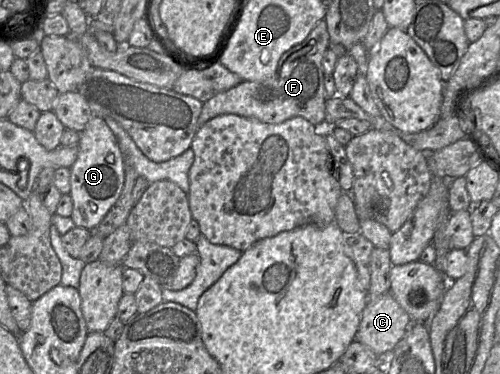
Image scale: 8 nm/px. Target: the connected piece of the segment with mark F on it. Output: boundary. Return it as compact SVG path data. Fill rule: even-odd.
M322 19L302 43L293 46L281 56L272 77L264 81L242 81L204 102L198 117L198 128L223 114L255 118L269 124L280 124L293 117L303 117L314 126L322 123L326 116L325 103L328 98L324 87L322 59L329 47L327 24L325 19Z

